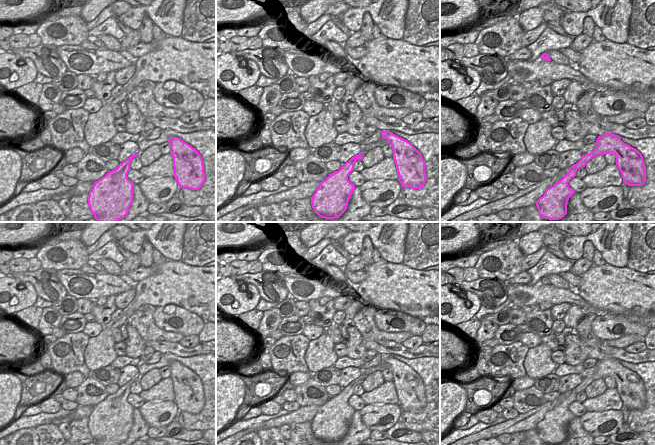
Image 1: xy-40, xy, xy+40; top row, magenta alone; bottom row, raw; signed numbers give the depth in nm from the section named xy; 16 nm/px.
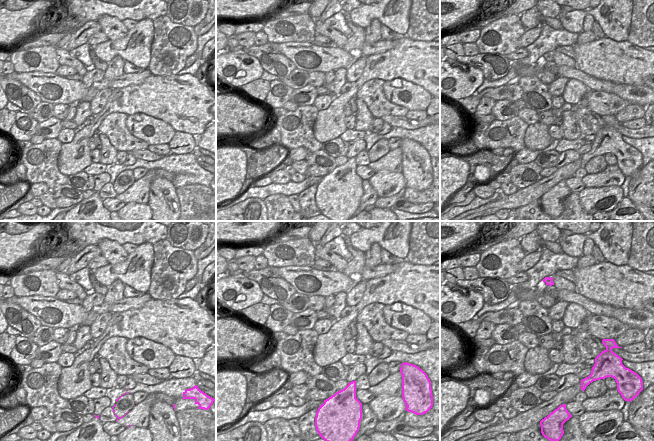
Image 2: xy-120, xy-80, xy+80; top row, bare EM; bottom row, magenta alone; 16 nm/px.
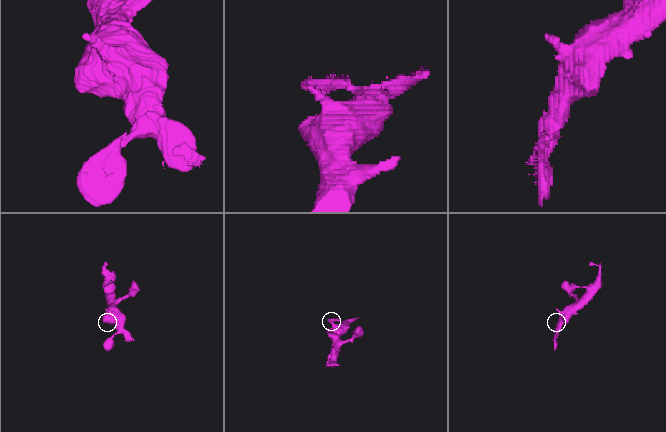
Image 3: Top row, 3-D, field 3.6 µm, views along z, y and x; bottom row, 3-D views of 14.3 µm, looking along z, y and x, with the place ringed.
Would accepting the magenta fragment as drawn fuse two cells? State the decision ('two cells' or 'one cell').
one cell

